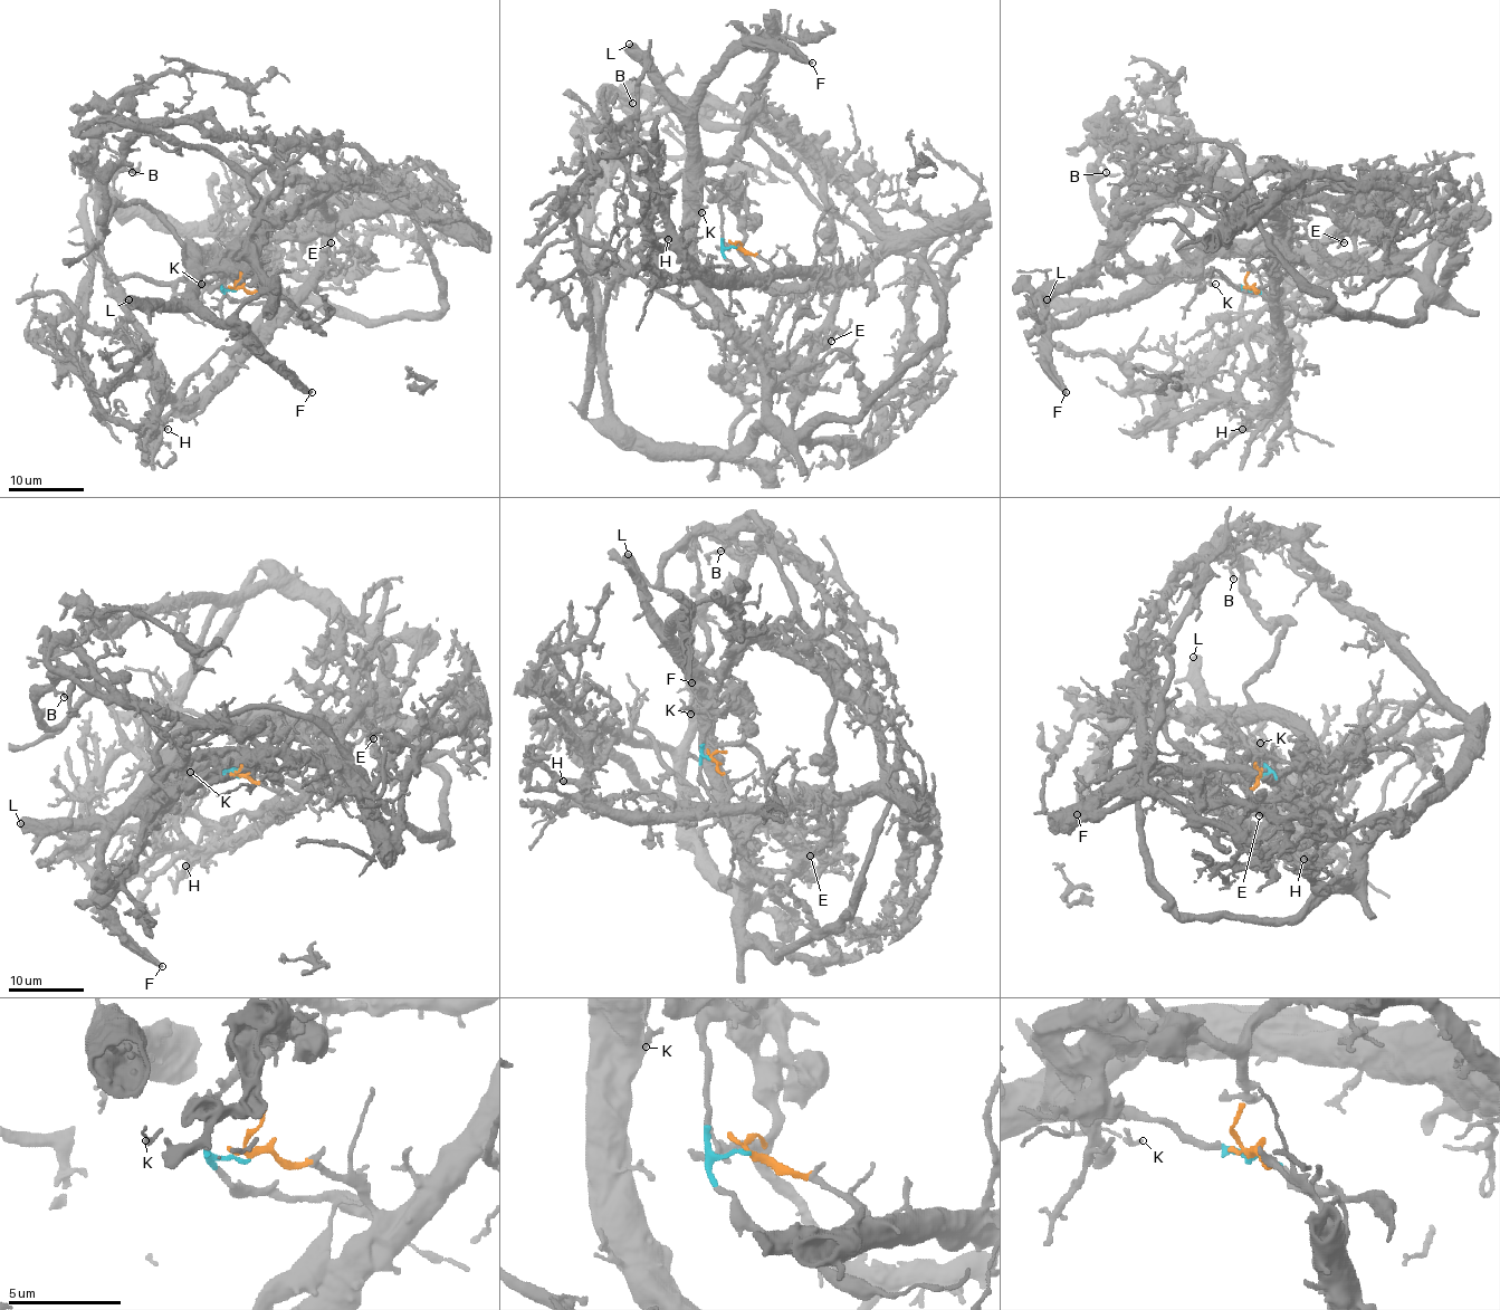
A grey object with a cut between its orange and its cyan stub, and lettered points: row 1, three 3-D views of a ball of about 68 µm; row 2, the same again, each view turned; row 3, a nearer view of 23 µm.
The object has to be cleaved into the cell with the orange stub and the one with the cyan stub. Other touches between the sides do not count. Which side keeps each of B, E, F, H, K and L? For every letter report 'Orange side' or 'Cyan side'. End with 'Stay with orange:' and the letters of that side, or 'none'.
B: Cyan side
E: Orange side
F: Cyan side
H: Orange side
K: Cyan side
L: Cyan side
Stay with orange: E, H

